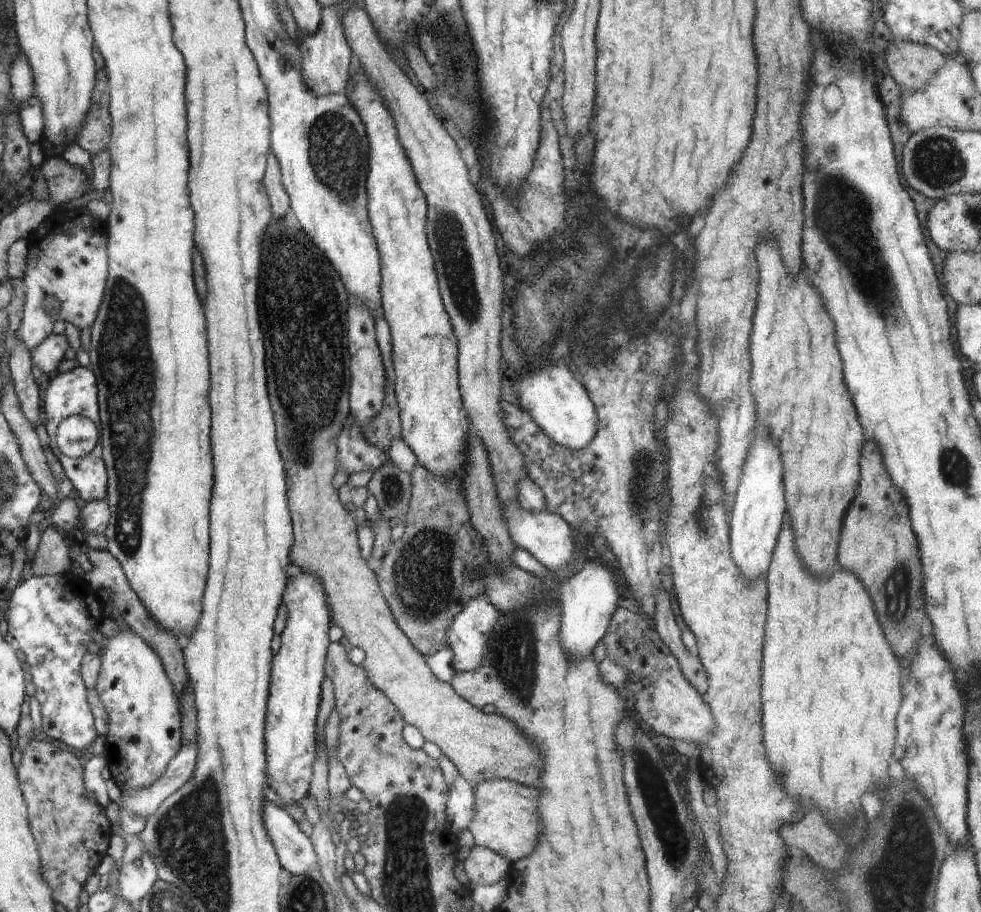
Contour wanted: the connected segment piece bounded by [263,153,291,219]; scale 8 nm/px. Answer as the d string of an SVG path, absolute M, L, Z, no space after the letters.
M273 153L267 157L267 168L263 184L271 205L274 218L284 218L291 211L288 194L284 189L278 160Z

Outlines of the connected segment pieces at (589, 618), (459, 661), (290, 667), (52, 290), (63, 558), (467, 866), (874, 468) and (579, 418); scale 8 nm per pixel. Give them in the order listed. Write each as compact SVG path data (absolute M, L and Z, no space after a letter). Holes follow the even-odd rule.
M516 546L513 555L513 565L540 579L547 579L553 594L559 603L561 624L559 629L559 644L568 661L582 661L588 659L597 645L605 638L612 614L618 607L619 594L610 569L602 563L584 560L578 572L571 577L561 579L555 577L539 561L536 561L526 550Z
M484 597L468 602L447 631L447 643L454 652L456 672L473 672L481 668L487 654L488 634L494 631L500 613Z
M304 570L302 576L290 576L287 579L282 605L287 612L284 631L281 633L282 646L271 663L270 691L267 703L265 723L265 754L267 765L267 786L272 788L282 800L284 809L294 804L307 807L309 804L309 790L313 775L313 764L316 760L317 739L315 738L316 720L321 702L322 682L326 677L325 660L329 641L329 629L332 626L331 615L326 603L324 588L320 580Z
M86 207L52 212L26 238L28 265L22 279L26 288L26 300L21 326L16 334L28 353L34 353L44 343L57 319L72 323L79 330L84 329L84 326L95 325L96 312L106 288L109 231L106 230L106 224L102 226L88 214ZM46 296L54 296L60 302L60 313L56 317L50 317L44 311Z
M53 524L41 531L40 545L36 550L30 575L47 576L71 572L71 558L64 542L65 534Z
M475 846L464 860L464 872L470 885L494 885L507 875L510 863L500 853Z
M866 442L864 450L862 450L862 458L860 458L860 488L858 494L844 518L842 524L842 536L840 536L840 546L838 546L838 562L848 573L856 574L864 588L868 588L874 608L876 608L876 616L880 620L880 626L884 628L884 636L886 640L890 640L892 644L892 652L898 654L902 658L904 664L908 664L908 658L914 656L916 652L916 644L920 642L920 636L924 632L930 634L932 628L931 621L926 616L926 606L924 606L924 592L922 592L922 564L920 564L920 554L918 554L918 542L914 540L914 532L910 528L910 518L908 518L908 510L906 510L906 526L904 526L904 504L906 500L902 498L902 494L898 494L890 482L890 476L886 474L886 468L882 464L882 456L880 450L874 442Z
M566 362L542 367L534 372L528 372L526 367L514 382L526 419L536 423L553 442L575 450L584 449L594 439L598 423L595 407L585 386L576 380Z

